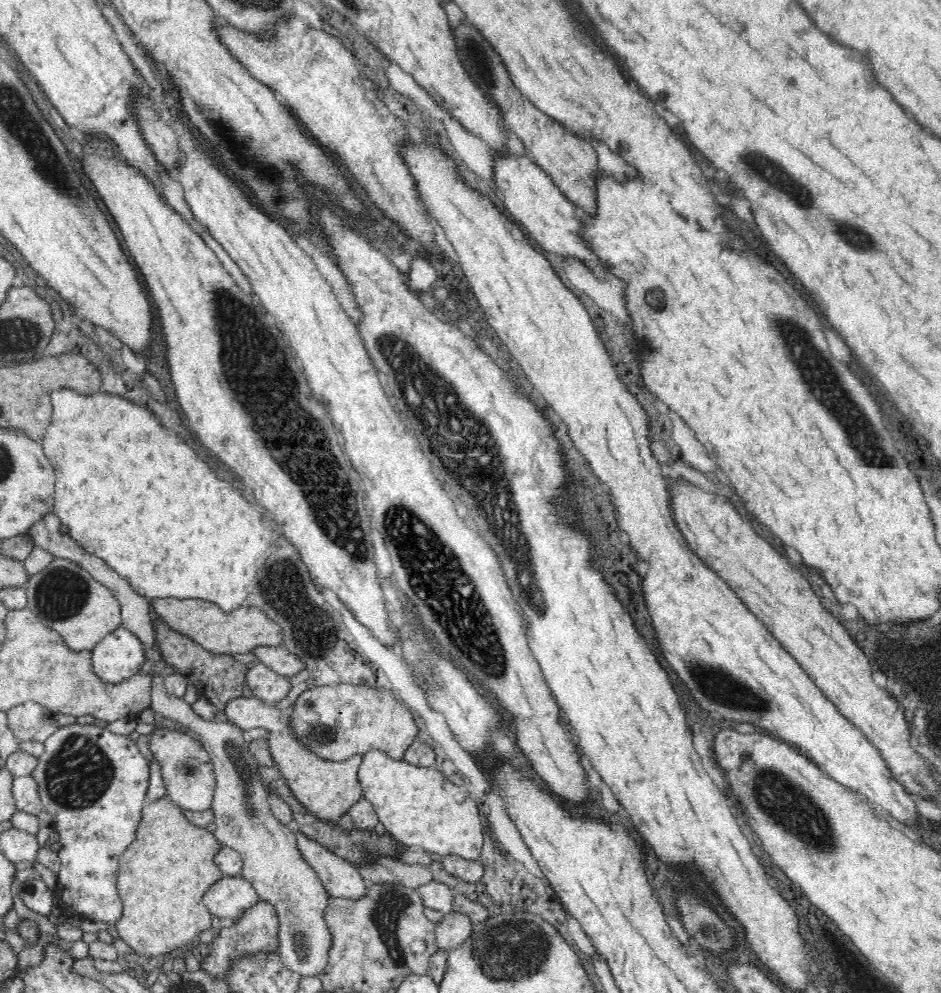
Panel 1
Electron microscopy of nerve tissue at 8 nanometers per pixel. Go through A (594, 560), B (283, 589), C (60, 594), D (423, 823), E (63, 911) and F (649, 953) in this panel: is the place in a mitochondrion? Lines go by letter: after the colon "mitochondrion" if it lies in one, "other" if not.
A: other
B: mitochondrion
C: mitochondrion
D: other
E: other
F: other

